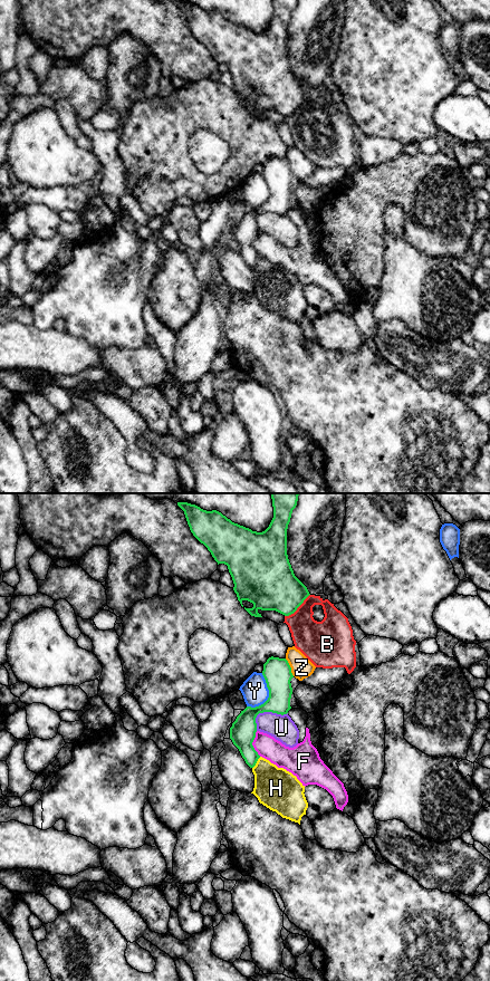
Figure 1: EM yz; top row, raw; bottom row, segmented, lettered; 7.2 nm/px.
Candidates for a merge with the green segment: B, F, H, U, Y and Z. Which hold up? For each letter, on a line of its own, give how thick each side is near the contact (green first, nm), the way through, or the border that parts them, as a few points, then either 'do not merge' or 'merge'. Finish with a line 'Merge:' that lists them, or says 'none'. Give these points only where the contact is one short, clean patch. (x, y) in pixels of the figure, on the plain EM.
B: 360/260 nm | do not merge
F: 190/160 nm | do not merge
H: 190/300 nm | along yz (260, 257), (252, 268) | do not merge
U: 190/180 nm | do not merge
Y: 200/190 nm | do not merge
Z: 200/160 nm | do not merge
Merge: none

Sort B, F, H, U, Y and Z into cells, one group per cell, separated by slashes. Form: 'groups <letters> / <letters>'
groups B / F / H / U / Y / Z

